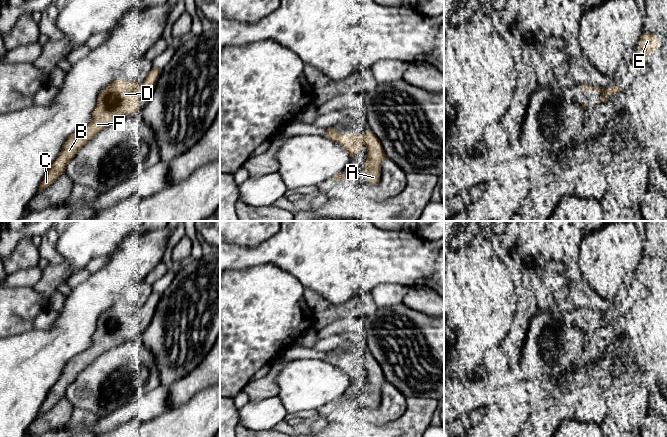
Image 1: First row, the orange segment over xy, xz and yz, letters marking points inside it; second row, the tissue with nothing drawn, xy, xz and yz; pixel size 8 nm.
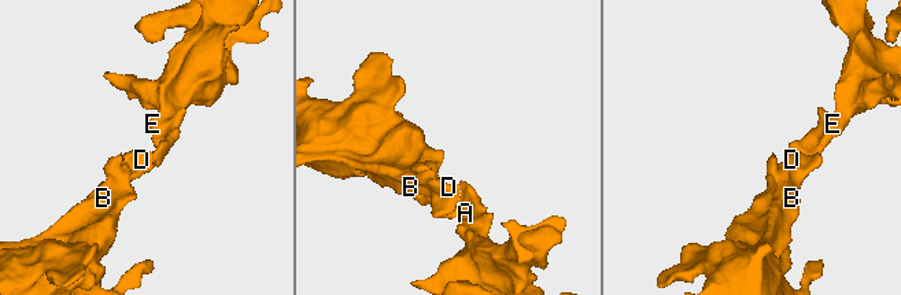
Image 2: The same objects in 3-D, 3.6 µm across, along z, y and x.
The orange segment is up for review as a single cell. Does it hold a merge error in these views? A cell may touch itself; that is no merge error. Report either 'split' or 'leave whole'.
leave whole

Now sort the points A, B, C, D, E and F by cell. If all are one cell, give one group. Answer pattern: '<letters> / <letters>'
A B C D E F

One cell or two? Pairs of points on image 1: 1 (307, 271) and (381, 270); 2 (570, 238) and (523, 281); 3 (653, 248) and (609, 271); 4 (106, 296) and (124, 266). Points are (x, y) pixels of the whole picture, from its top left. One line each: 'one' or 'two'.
1: one
2: two
3: two
4: one

